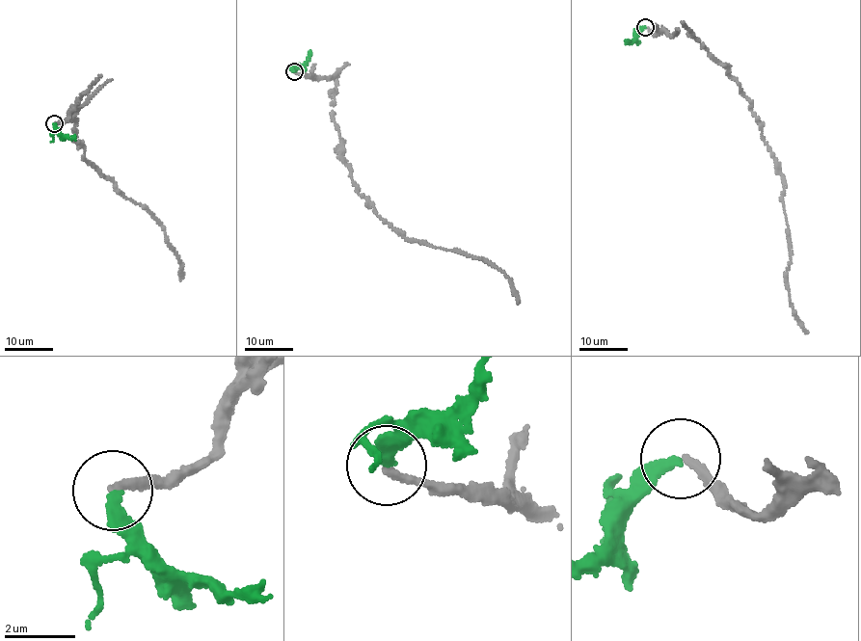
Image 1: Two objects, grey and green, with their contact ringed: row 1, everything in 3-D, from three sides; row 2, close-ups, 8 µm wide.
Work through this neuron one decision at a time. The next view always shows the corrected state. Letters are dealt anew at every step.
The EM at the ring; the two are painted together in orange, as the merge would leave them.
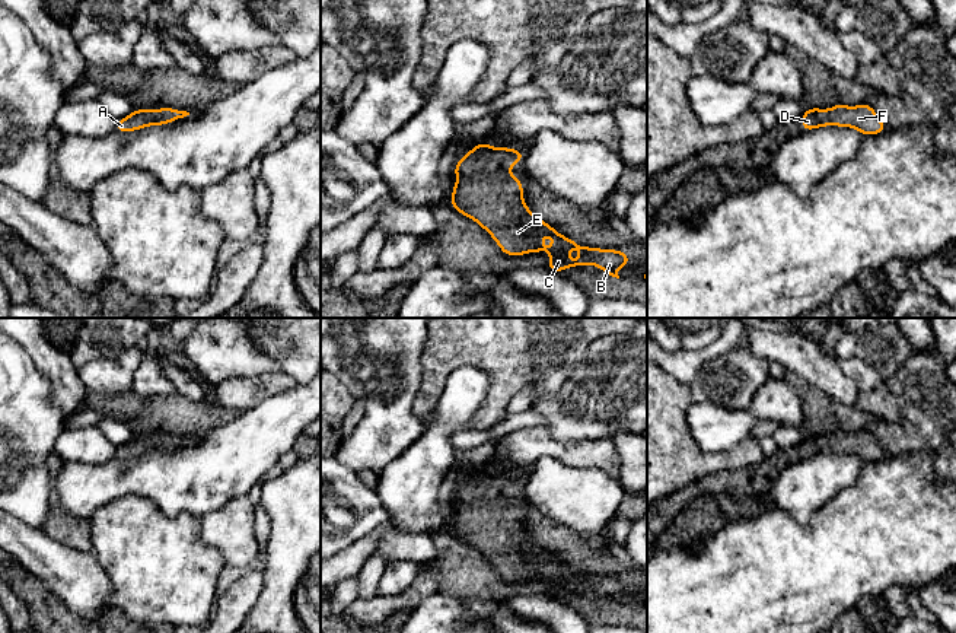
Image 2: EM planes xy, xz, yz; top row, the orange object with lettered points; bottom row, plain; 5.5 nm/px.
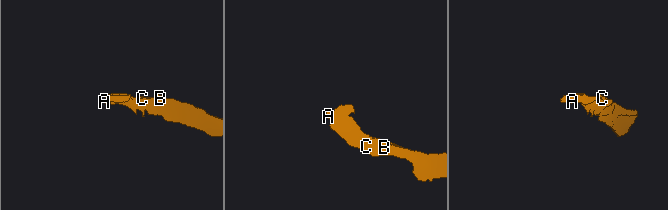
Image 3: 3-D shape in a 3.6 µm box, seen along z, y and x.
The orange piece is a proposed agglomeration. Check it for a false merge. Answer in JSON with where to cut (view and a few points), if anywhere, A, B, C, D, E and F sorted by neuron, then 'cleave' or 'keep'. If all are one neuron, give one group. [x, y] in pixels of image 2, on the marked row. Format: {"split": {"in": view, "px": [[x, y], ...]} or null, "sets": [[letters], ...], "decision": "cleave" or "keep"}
{"split": null, "sets": [["A", "B", "C", "D", "E", "F"]], "decision": "keep"}

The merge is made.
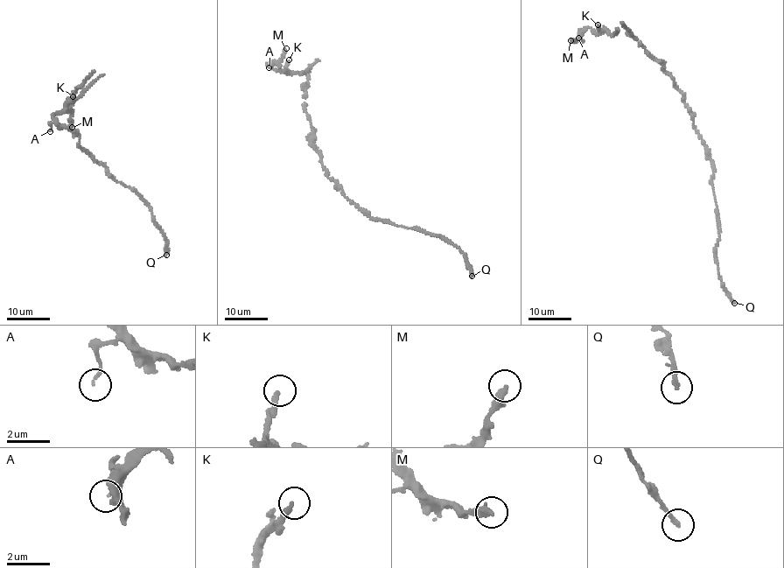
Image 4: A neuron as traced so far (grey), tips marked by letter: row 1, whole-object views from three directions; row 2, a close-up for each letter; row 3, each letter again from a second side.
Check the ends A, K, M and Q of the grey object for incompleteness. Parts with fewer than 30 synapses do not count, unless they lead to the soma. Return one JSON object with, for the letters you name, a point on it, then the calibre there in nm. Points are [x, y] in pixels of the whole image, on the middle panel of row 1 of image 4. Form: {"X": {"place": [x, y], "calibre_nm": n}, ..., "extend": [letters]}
{"extend": []}

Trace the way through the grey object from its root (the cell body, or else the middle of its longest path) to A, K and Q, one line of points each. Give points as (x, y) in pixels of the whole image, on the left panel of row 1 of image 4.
A: (71, 129), (73, 93), (90, 75), (94, 80), (80, 95), (69, 98), (63, 111), (53, 115), (50, 131)
K: (71, 129), (69, 109), (73, 93), (90, 75), (94, 80), (79, 97), (67, 101), (73, 96)
Q: (71, 129), (78, 134), (79, 147), (149, 206), (164, 237), (166, 255)

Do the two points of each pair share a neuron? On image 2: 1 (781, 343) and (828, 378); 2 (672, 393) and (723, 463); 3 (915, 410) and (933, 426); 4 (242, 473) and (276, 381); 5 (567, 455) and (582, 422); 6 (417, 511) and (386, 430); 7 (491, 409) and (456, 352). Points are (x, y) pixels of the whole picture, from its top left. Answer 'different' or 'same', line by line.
1: same
2: same
3: same
4: different
5: different
6: different
7: same

